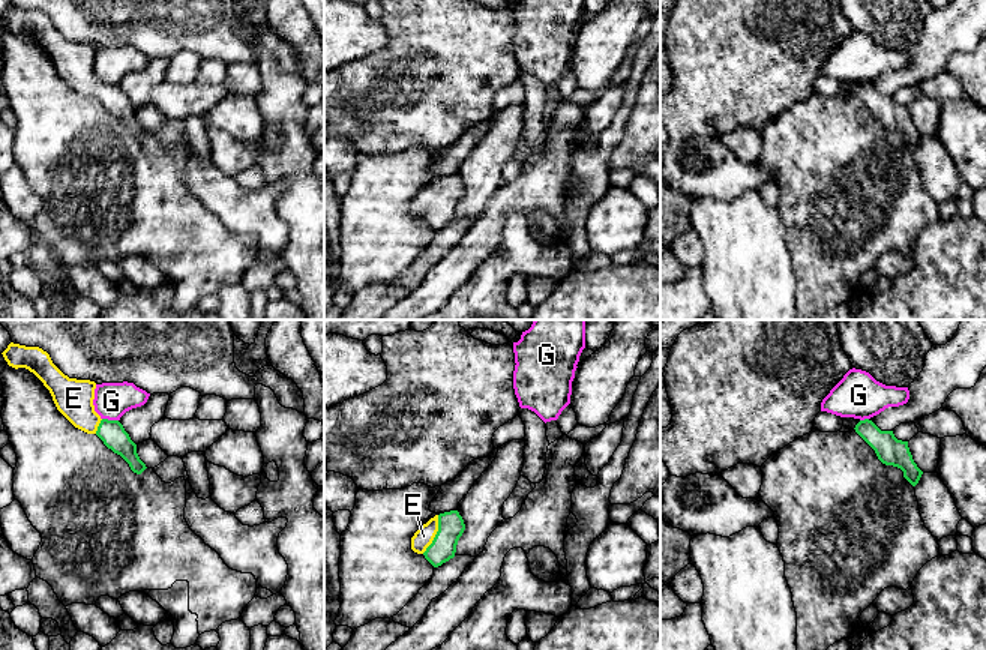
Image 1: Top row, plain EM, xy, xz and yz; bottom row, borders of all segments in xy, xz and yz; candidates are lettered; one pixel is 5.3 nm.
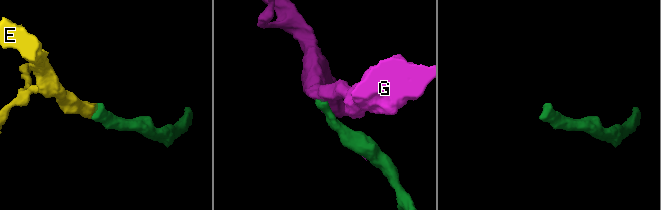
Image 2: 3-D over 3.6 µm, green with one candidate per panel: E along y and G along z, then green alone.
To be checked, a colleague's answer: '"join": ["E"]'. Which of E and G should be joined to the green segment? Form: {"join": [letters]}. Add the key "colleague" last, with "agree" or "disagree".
{"join": ["E"], "colleague": "agree"}

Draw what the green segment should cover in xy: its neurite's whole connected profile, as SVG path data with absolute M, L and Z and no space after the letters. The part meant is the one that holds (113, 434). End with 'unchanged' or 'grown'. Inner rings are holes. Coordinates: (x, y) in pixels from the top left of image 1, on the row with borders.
M11 342L2 354L9 366L26 368L33 372L50 390L57 410L75 428L87 434L96 434L108 449L129 464L134 473L141 474L147 468L123 425L119 420L102 419L95 411L95 381L69 378L39 347Z; grown

